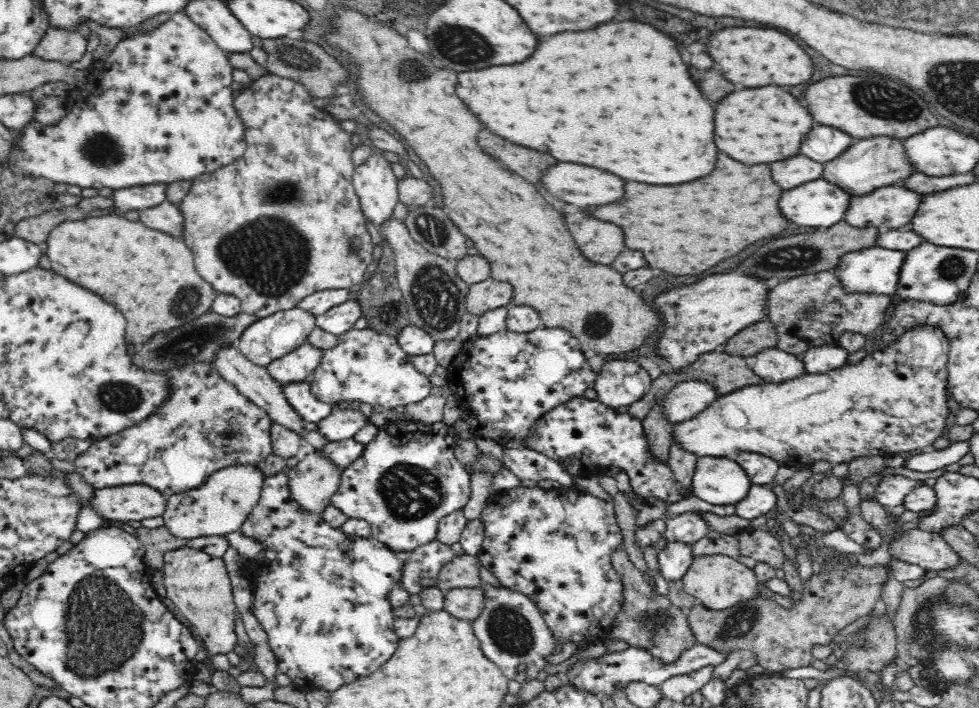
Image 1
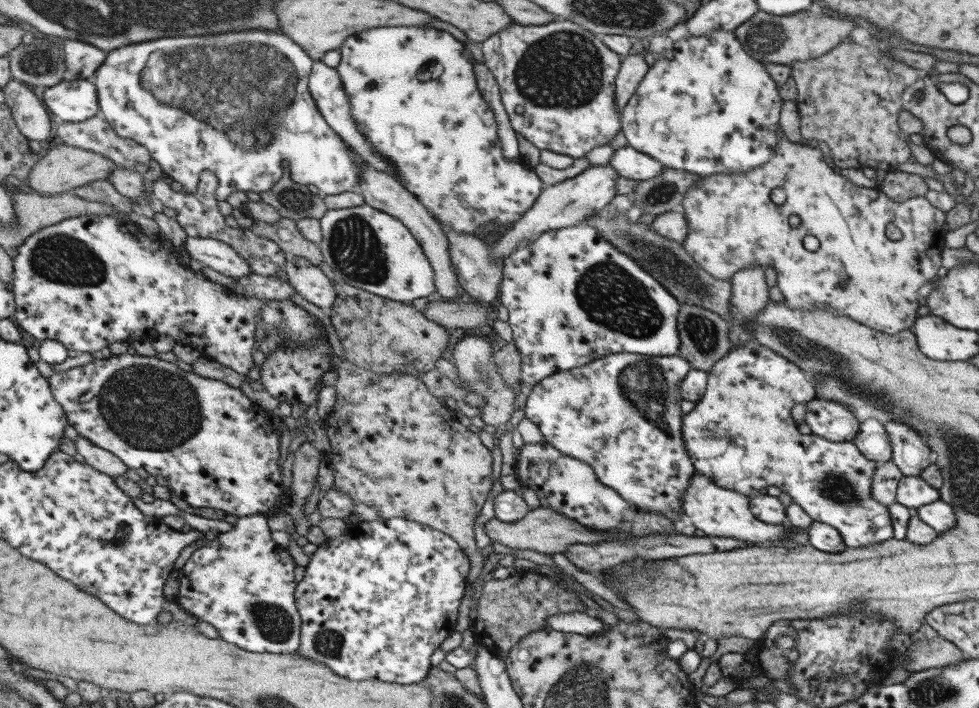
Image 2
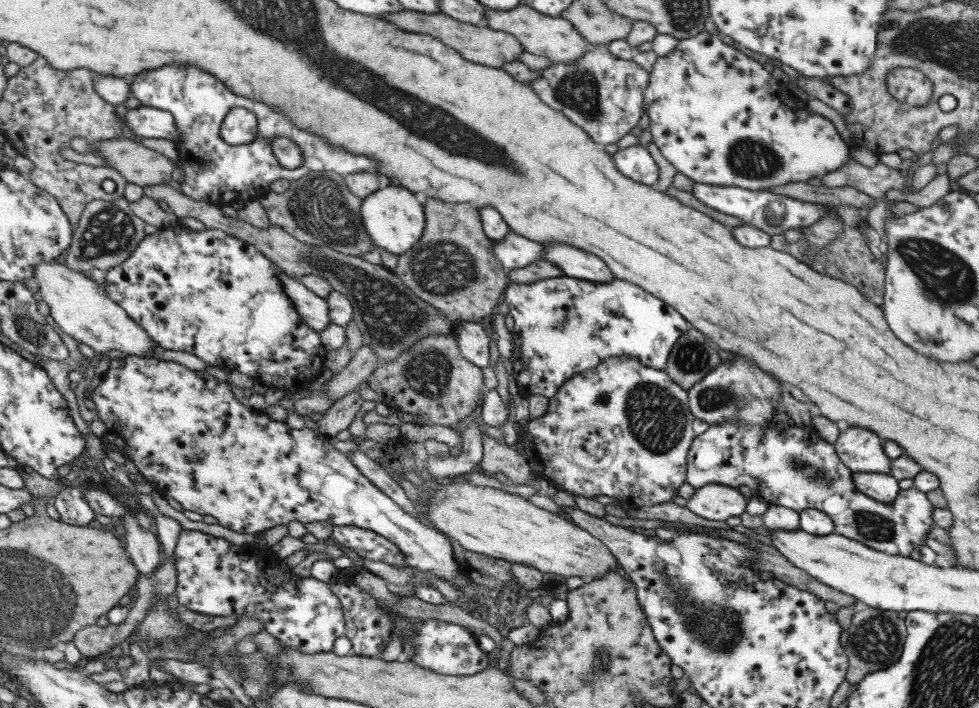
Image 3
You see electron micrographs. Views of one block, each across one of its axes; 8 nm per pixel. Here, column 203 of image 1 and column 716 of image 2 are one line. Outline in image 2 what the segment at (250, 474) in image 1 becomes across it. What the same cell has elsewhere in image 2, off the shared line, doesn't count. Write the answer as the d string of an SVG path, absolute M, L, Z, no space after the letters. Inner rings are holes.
M695 471L690 486L686 488L682 496L682 510L685 515L692 519L696 529L704 531L707 536L725 537L726 539L737 539L750 545L772 546L770 543L778 543L789 538L785 523L766 524L757 520L750 512L750 497L720 488L714 480L708 476Z

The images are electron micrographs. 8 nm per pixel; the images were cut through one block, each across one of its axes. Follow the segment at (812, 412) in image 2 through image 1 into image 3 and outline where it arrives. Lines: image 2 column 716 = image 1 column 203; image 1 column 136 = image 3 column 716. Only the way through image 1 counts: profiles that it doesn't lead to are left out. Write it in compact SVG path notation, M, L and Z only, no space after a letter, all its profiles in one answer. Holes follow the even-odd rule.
M794 422L788 428L774 428L770 426L769 423L764 424L764 426L759 426L759 424L748 424L748 423L724 423L710 425L709 428L702 434L695 437L692 446L690 447L689 453L687 454L687 473L686 482L696 488L702 488L707 484L721 484L724 486L739 488L740 486L748 486L757 496L761 496L763 500L766 500L770 505L784 506L786 508L791 508L796 512L802 512L806 509L816 509L825 512L826 515L834 522L834 533L844 536L850 540L856 540L872 548L873 550L884 552L893 556L904 556L910 557L910 554L920 548L922 544L926 544L926 538L928 538L928 532L930 528L934 526L934 519L932 519L932 513L935 507L928 500L926 493L920 492L916 488L910 488L907 490L902 490L900 497L889 503L882 503L866 496L866 493L860 492L856 485L853 483L853 473L856 472L867 472L867 473L880 473L889 474L891 469L891 458L885 453L882 439L874 434L871 430L860 428L860 427L849 427L846 431L839 434L836 442L834 444L828 443L825 439L822 439L820 435L816 432L813 426L799 426Z

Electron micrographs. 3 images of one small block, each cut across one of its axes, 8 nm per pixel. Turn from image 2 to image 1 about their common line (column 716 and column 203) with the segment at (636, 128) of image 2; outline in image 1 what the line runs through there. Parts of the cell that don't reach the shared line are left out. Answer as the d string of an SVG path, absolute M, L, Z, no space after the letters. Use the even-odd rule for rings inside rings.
M177 11L173 13L172 18L164 24L160 24L154 30L148 30L148 33L137 34L123 39L108 56L108 59L102 64L102 74L98 76L96 82L86 83L86 94L74 94L75 89L70 88L64 104L67 108L67 116L63 120L53 125L44 125L34 120L26 124L23 129L16 131L17 141L13 148L9 161L5 165L10 168L12 173L16 173L18 177L28 177L29 175L36 178L44 178L56 184L67 184L70 186L78 186L81 189L94 188L99 191L102 188L110 188L118 191L124 188L142 187L145 185L176 183L177 181L193 181L198 176L206 173L212 173L223 168L227 164L239 159L246 150L247 142L245 139L244 125L234 109L234 89L232 89L233 67L228 61L227 53L221 50L212 38L203 28L200 28L188 15L184 12Z

